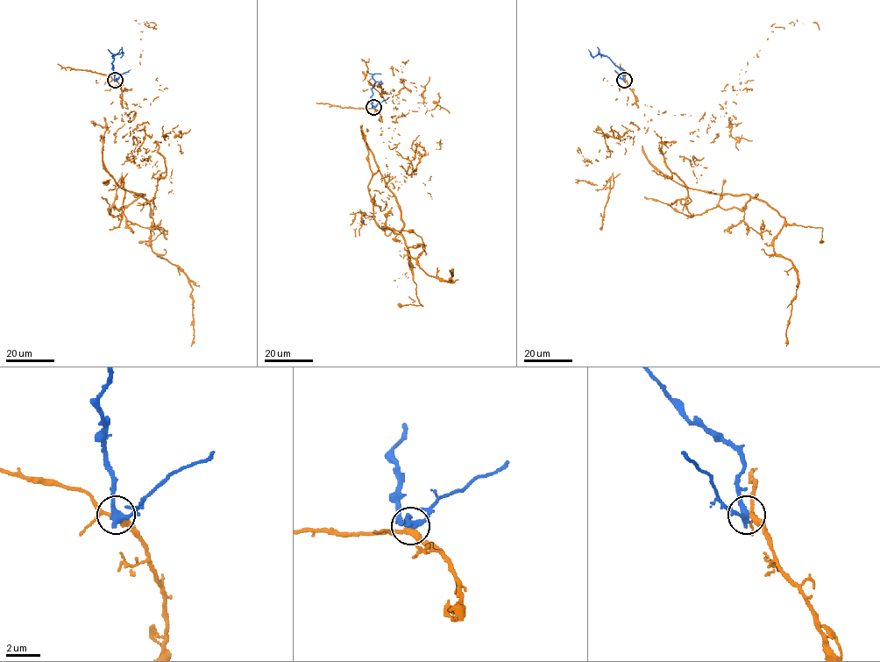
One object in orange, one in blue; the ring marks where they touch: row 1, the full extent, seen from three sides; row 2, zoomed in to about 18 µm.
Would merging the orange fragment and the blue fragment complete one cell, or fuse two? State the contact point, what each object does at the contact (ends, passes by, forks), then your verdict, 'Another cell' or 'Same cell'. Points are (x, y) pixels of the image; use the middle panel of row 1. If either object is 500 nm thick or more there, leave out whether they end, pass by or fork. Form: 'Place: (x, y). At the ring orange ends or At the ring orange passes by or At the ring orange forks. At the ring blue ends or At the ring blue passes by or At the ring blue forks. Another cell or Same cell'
Place: (373, 107). At the ring orange forks. At the ring blue passes by. Another cell

